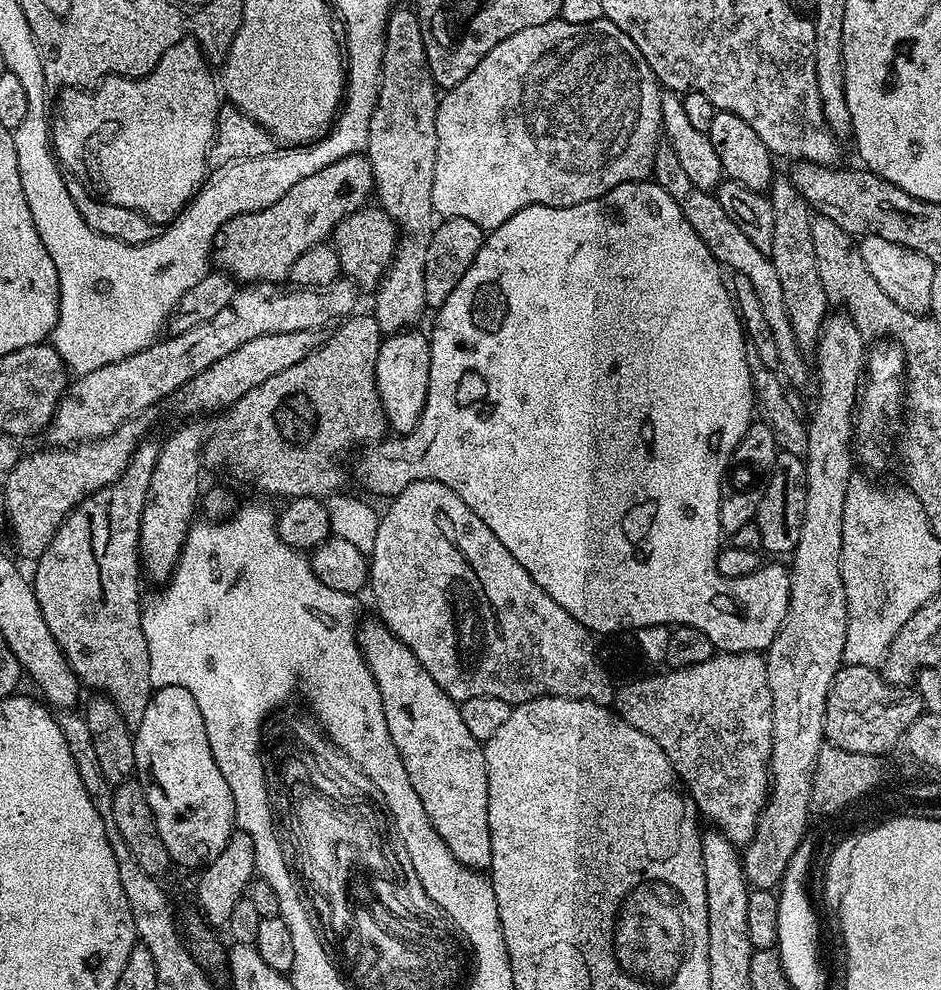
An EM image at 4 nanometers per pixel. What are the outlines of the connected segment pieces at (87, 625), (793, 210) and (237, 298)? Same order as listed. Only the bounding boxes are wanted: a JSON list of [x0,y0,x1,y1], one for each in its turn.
[[30,438,159,726],[766,178,830,350],[47,278,358,446]]

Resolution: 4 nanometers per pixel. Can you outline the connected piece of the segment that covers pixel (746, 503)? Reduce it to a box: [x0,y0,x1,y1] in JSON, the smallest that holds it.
[718,422,778,534]

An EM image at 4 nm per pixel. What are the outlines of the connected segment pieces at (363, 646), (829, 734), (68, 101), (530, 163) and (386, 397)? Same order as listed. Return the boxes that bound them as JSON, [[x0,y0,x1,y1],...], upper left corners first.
[[354,620,492,870],[824,664,906,754],[50,38,222,226],[432,19,662,230],[376,330,430,433]]

